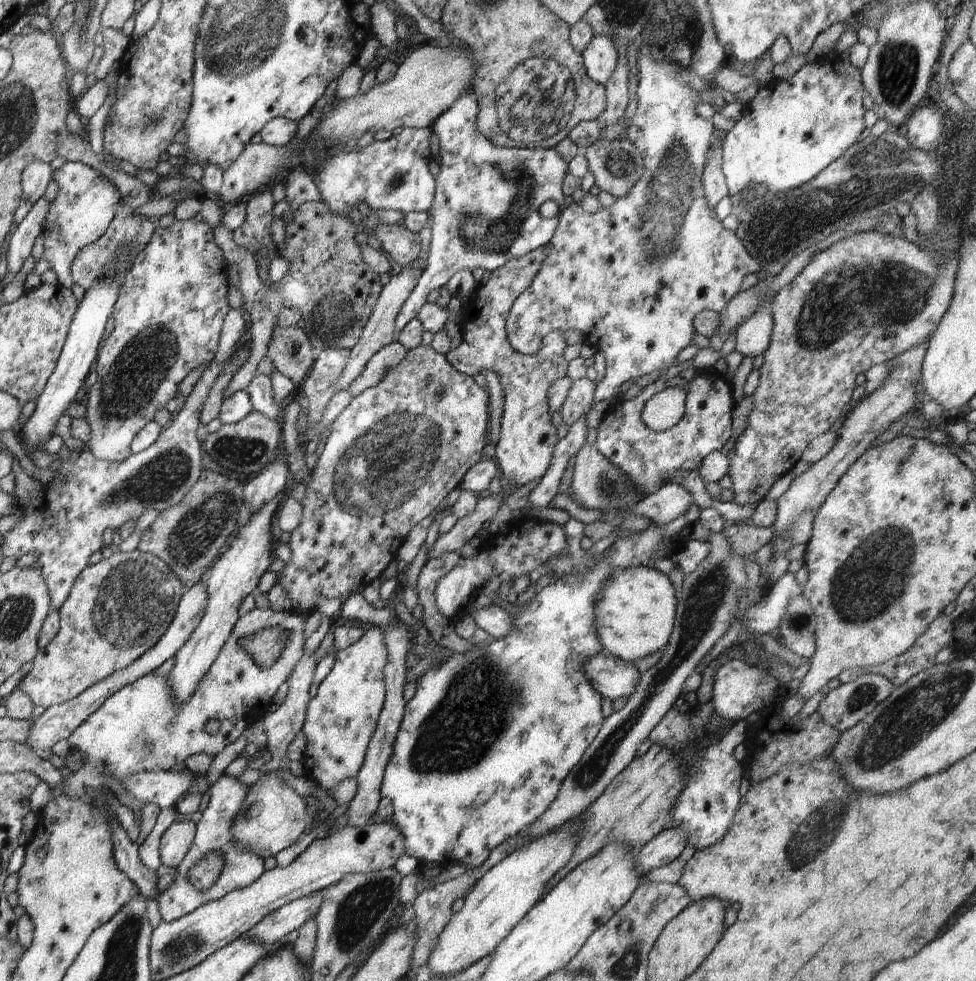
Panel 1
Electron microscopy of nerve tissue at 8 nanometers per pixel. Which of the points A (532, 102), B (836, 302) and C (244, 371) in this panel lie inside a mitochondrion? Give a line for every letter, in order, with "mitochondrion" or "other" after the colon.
A: mitochondrion
B: mitochondrion
C: other

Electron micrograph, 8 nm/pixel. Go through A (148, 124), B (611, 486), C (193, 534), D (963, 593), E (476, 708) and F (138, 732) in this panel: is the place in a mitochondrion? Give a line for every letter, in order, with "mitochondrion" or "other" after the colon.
A: mitochondrion
B: mitochondrion
C: mitochondrion
D: other
E: mitochondrion
F: mitochondrion

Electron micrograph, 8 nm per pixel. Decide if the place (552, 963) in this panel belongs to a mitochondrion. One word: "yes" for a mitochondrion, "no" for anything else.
no

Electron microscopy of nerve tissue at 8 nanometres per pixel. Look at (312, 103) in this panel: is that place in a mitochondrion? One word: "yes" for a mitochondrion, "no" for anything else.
no

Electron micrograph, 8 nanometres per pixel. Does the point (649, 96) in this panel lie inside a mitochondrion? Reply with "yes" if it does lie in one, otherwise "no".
no

